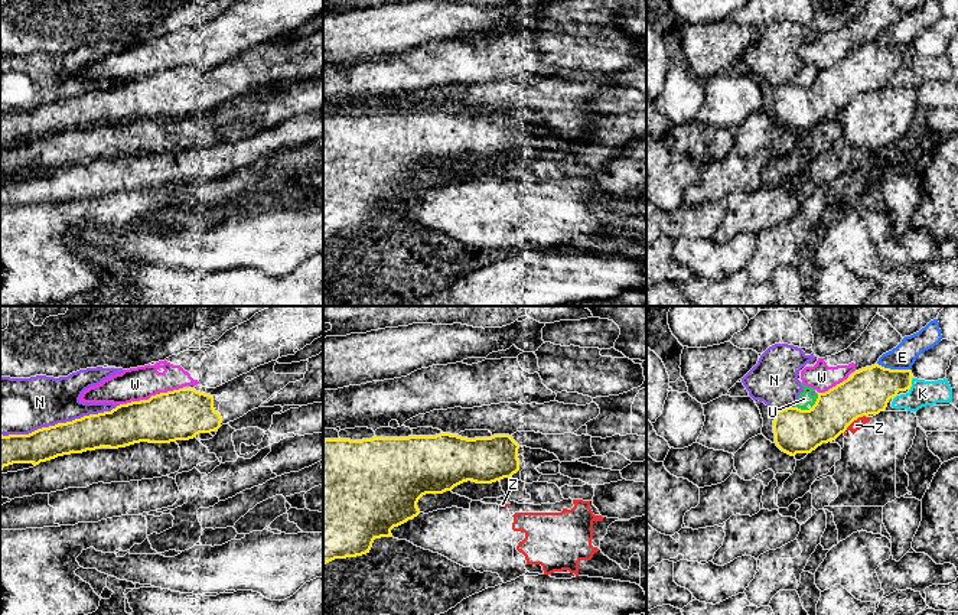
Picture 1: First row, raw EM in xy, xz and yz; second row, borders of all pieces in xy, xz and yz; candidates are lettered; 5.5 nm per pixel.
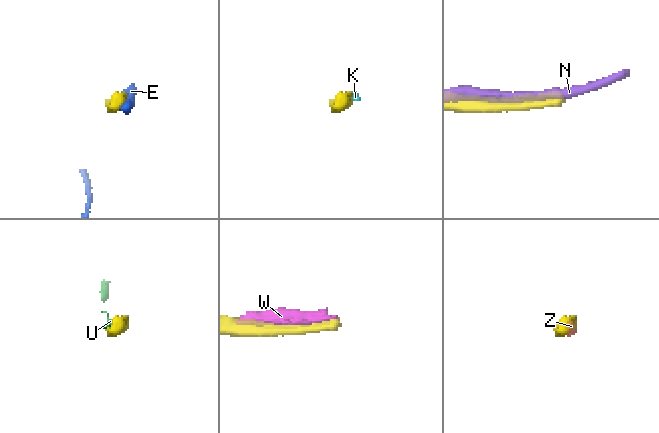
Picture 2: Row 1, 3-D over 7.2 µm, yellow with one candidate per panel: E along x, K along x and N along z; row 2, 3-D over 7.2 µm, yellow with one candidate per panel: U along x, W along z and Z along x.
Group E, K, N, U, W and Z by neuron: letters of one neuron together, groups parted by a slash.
E / K / N U / W / Z

